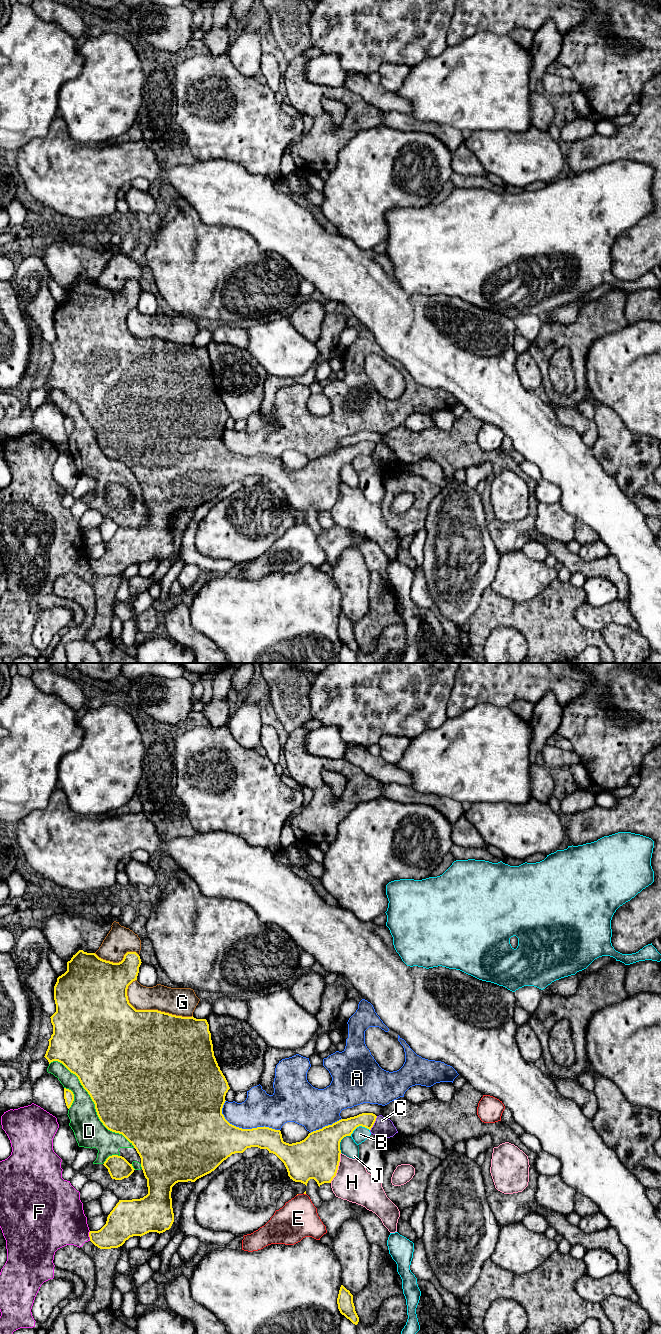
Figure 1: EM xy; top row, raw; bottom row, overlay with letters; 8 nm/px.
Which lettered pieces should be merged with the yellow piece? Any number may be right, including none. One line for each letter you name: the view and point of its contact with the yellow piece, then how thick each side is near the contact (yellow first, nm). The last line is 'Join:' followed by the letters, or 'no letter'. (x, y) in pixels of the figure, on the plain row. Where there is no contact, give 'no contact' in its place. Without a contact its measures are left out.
Join: no letter

